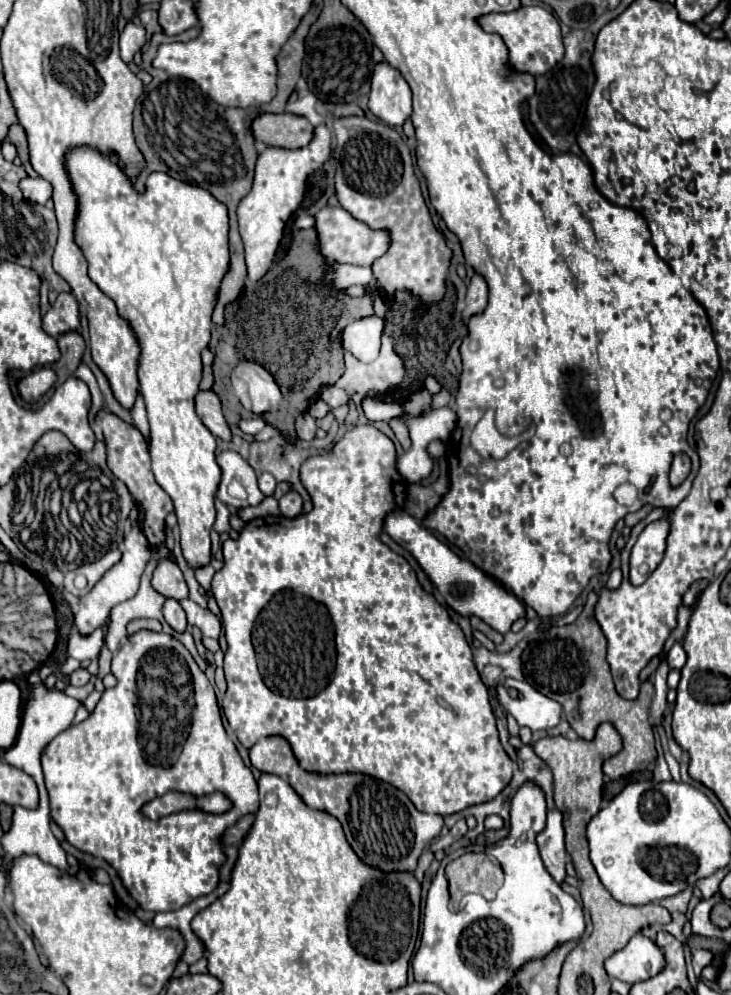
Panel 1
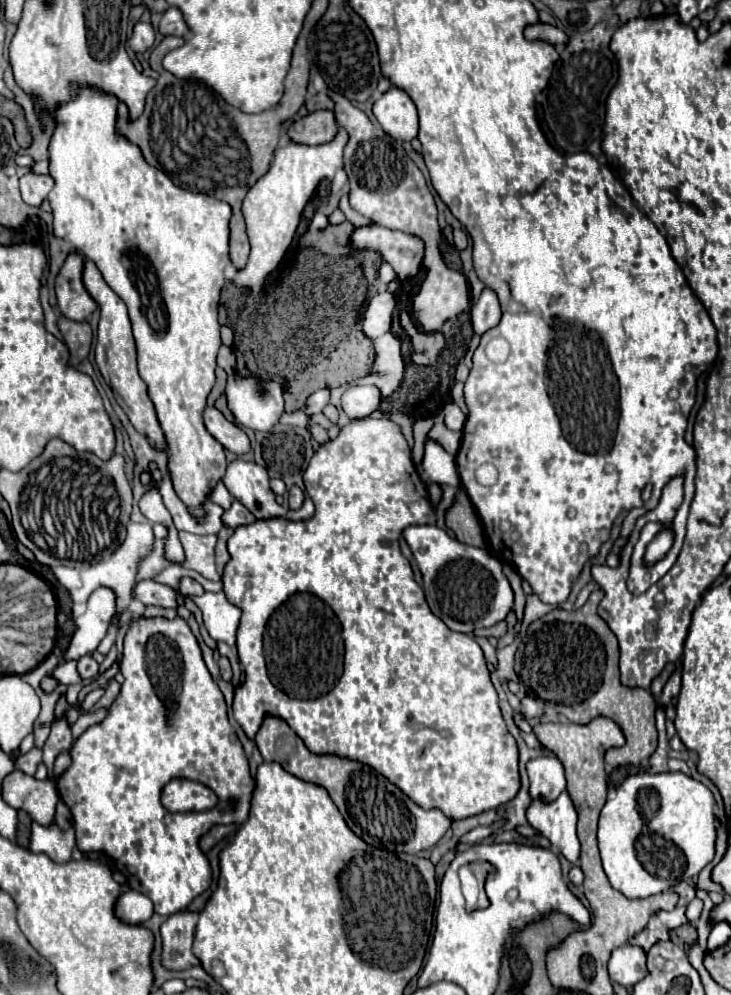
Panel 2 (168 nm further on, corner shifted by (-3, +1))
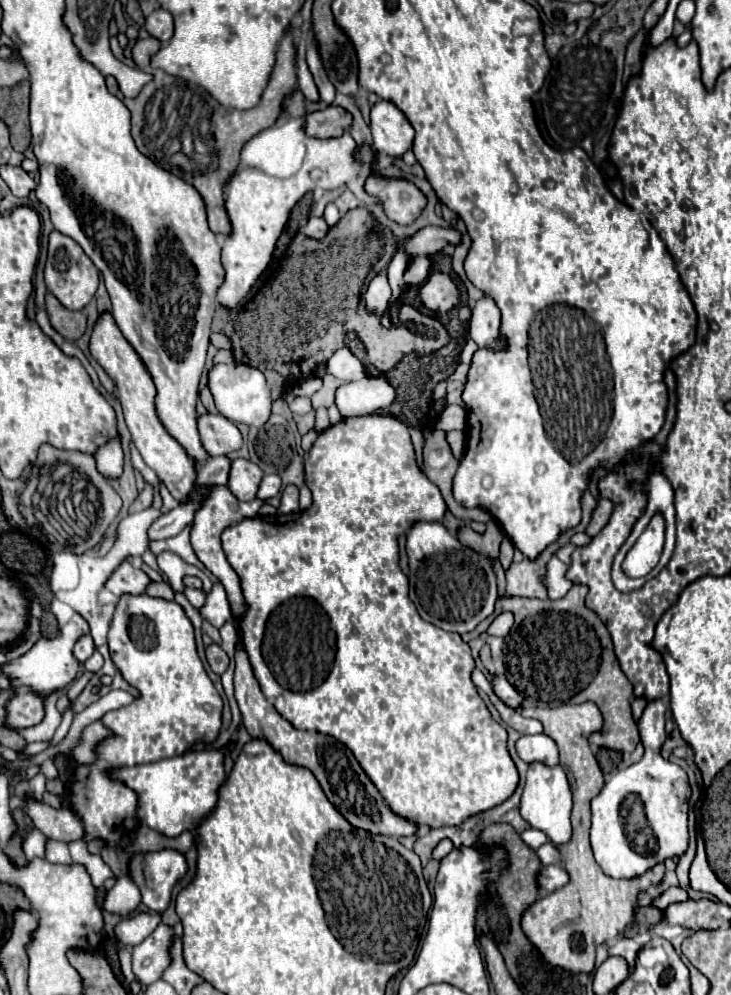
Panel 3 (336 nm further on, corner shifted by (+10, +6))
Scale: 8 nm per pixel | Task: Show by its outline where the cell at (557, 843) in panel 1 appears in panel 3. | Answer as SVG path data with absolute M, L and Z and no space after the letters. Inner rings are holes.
M540 761L530 763L528 777L526 777L526 787L522 793L522 803L520 803L520 813L522 817L534 827L544 831L552 843L562 845L570 839L570 809L572 809L572 793L570 785L566 779L566 773L560 765L546 765Z

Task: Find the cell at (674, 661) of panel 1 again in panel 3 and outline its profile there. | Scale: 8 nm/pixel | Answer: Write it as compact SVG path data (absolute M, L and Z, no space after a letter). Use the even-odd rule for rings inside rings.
M658 699L646 705L644 715L638 723L642 743L646 747L644 757L614 773L612 779L604 785L598 797L592 801L592 829L590 829L590 843L592 851L596 857L596 863L602 867L602 871L610 877L616 879L630 879L646 873L650 867L654 867L660 859L668 857L678 857L686 851L688 847L688 797L690 797L690 785L688 785L688 775L682 767L662 759L660 749L662 749L662 739L666 739L666 729L664 729L664 713L668 705Z

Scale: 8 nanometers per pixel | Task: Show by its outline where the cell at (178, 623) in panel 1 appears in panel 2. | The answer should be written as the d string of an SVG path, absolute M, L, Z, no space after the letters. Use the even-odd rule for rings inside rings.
M143 580L135 588L135 598L143 604L163 606L163 608L179 608L179 596L175 590L157 584L155 580Z

